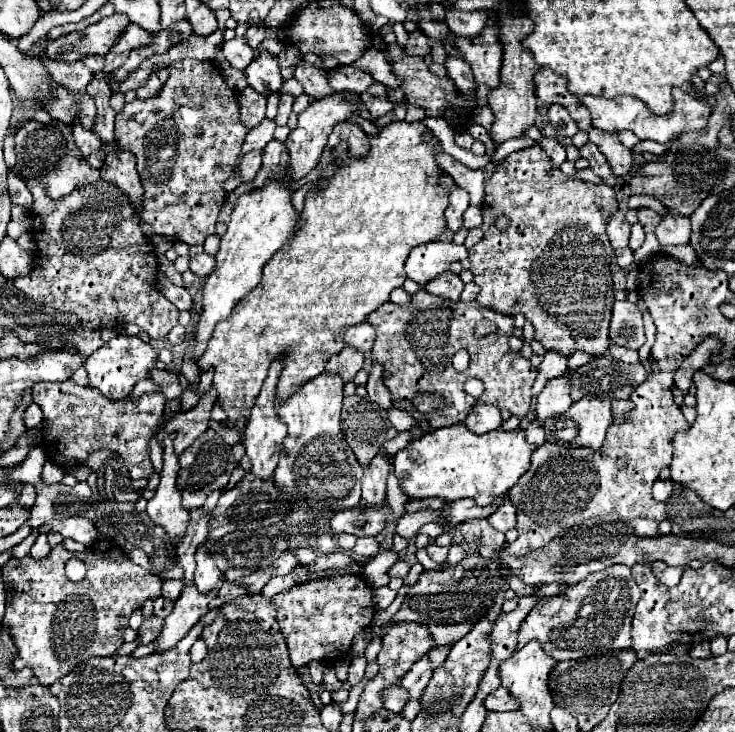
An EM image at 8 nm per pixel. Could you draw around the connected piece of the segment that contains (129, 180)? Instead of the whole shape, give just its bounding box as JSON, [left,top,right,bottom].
[100,144,144,214]

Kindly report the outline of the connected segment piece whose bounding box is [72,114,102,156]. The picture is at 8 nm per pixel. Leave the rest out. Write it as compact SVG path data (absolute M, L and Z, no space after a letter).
M78 114L74 118L72 128L74 128L74 140L76 140L82 156L88 156L90 152L94 152L94 150L98 150L102 146L102 140L100 140L100 136L94 130L84 130L84 126L80 124Z

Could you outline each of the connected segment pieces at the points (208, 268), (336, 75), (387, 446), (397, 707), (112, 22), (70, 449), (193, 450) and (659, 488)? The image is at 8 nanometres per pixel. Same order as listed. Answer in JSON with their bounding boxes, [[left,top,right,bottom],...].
[[190,254,214,278],[328,68,374,94],[382,432,410,452],[384,684,408,712],[46,14,128,62],[32,380,166,478],[178,430,236,510],[652,479,673,503]]

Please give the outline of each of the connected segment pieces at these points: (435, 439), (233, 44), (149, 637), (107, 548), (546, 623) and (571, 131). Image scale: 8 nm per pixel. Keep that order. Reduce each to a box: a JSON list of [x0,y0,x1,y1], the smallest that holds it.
[[394,424,536,506],[222,37,253,70],[138,616,164,644],[2,540,162,686],[518,564,640,660],[548,104,578,138]]

